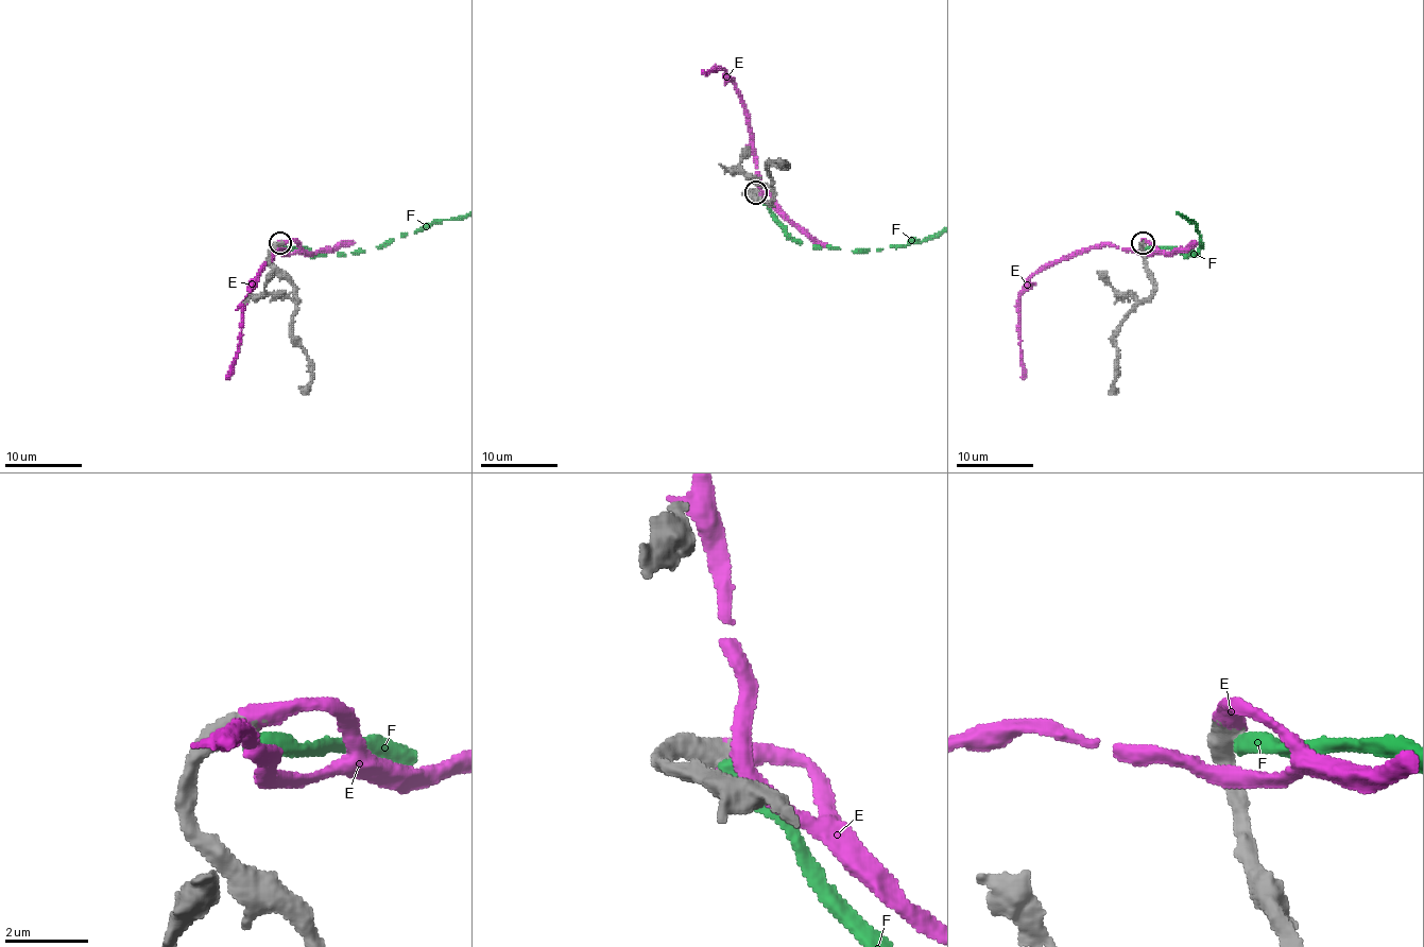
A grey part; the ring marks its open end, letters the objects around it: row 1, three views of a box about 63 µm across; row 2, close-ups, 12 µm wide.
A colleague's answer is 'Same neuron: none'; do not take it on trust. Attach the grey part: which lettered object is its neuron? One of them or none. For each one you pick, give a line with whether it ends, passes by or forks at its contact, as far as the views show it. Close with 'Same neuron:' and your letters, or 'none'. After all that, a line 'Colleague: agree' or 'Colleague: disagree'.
E: it ends
Same neuron: E
Colleague: disagree

